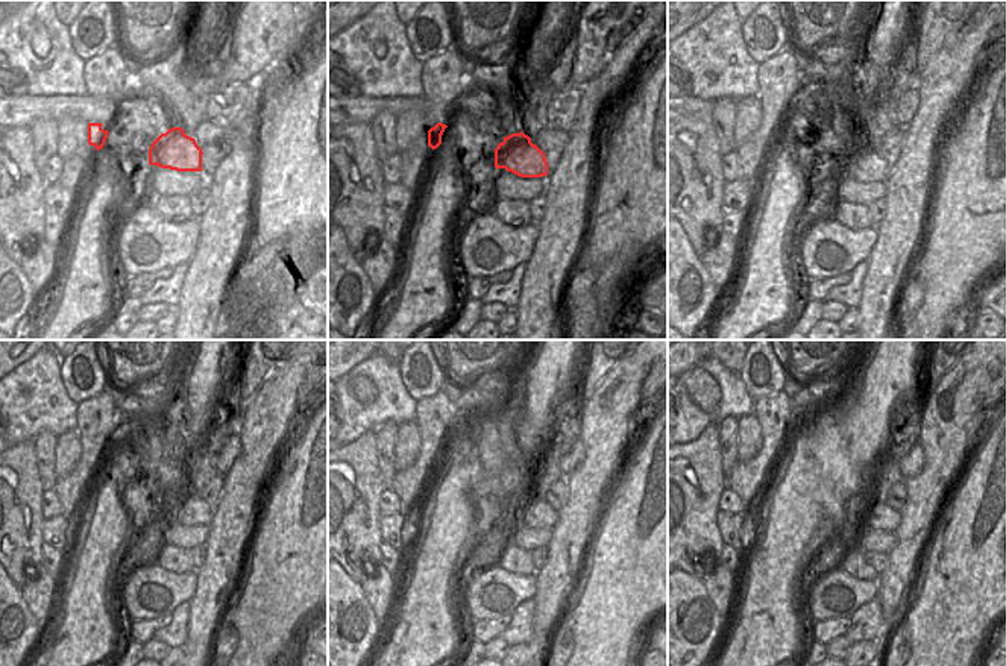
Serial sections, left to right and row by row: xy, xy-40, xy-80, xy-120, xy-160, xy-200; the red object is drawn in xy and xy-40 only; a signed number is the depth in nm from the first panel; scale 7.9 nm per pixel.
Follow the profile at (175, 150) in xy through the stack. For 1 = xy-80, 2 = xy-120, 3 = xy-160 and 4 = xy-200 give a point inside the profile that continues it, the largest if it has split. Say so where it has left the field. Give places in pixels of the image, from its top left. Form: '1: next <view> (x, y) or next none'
1: next xy-80 (862, 163)
2: next xy-120 (187, 507)
3: next xy-160 (534, 513)
4: next xy-200 (877, 516)

